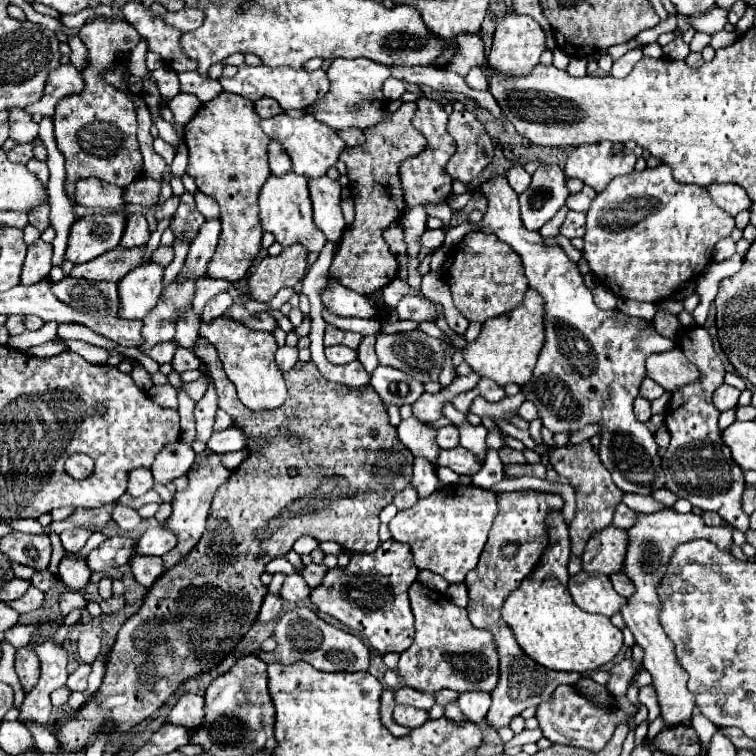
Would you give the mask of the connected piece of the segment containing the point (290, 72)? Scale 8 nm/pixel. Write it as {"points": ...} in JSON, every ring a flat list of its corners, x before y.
{"points":[[240,65,238,73,232,79,220,79,222,87,230,93,248,97,250,101,258,101,262,97,274,97,280,107,286,109,304,109,314,103,314,99,320,99,328,93,330,81,326,77,324,69,316,71,304,71,304,69,292,69,292,67,268,67,268,65]]}

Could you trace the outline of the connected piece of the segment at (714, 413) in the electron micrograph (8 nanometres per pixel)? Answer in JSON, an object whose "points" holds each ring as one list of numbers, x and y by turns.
{"points":[[694,325,682,329,684,331,678,335,678,347,684,351,688,361,700,369,700,377,670,393,668,409,671,411,668,413,666,423,668,423,671,440,662,457,668,489,674,491,678,497,686,497,694,507,700,507,702,511,716,511,732,527,746,533,748,515,744,515,740,505,740,497,744,491,742,469,736,465,728,445,724,445,722,441,722,431,718,429,720,411,712,403,714,391,724,383,726,367,718,357,718,353,714,351,712,337,704,327]]}

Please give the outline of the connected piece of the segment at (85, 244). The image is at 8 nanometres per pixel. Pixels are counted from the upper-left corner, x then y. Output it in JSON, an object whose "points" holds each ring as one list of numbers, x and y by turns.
{"points":[[102,213,78,219,70,229,66,257,72,263,86,263,120,245,126,227,124,213]]}

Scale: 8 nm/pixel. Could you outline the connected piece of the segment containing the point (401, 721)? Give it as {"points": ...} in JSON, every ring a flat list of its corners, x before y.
{"points":[[396,705,394,709,394,721,402,727,416,729,428,721,428,711,420,711,410,705]]}

